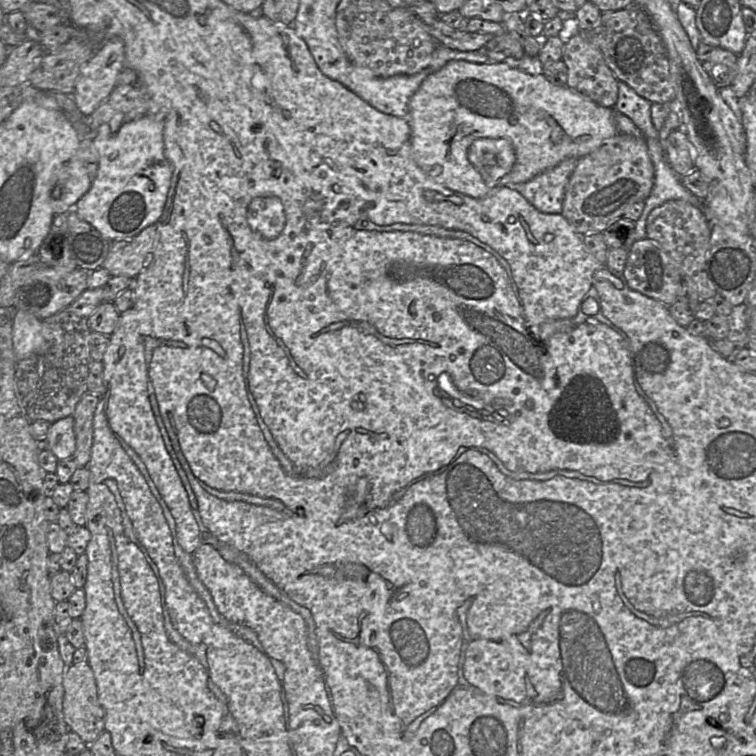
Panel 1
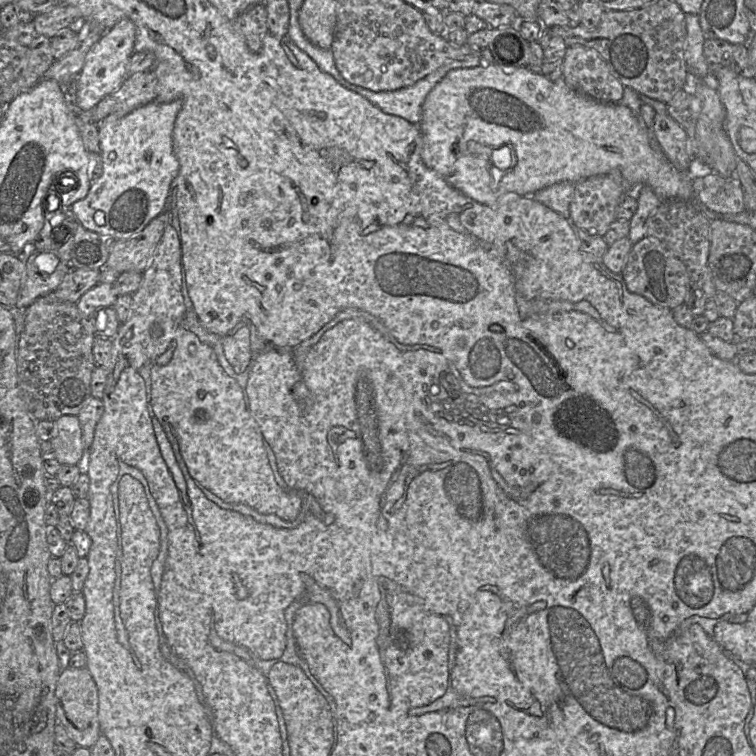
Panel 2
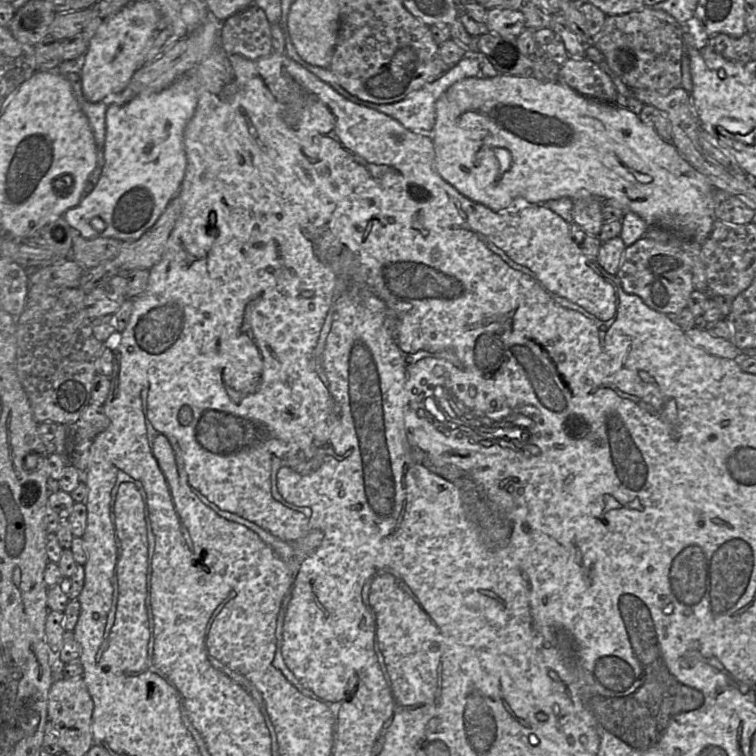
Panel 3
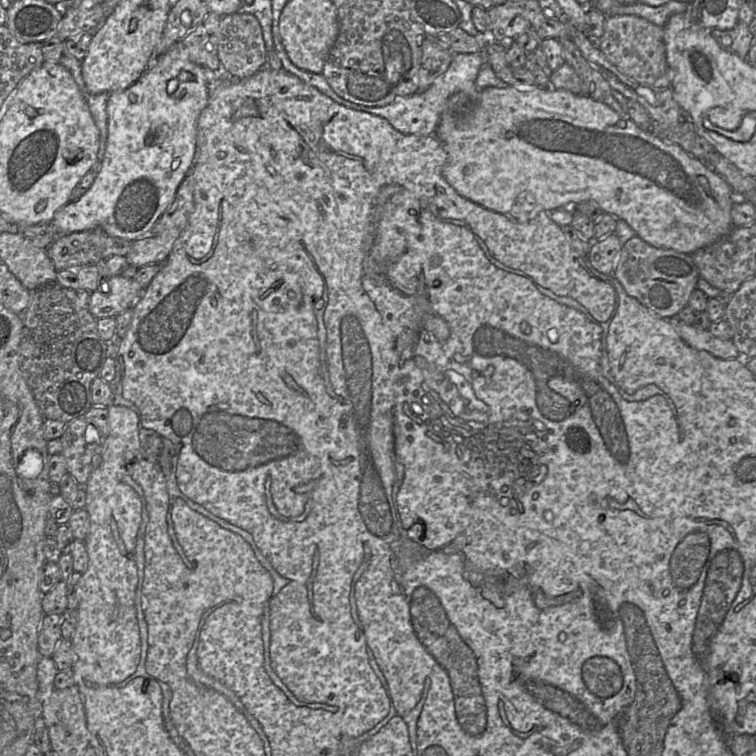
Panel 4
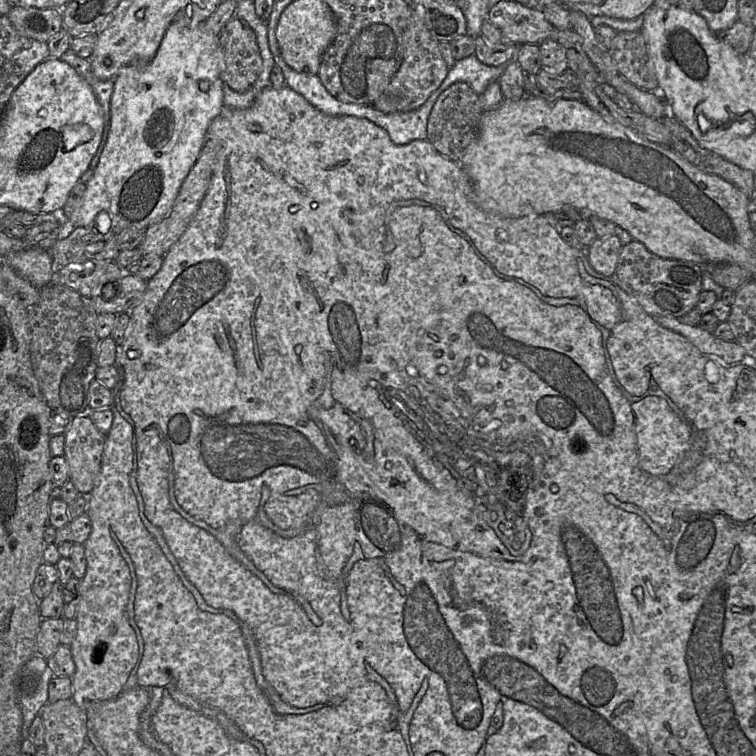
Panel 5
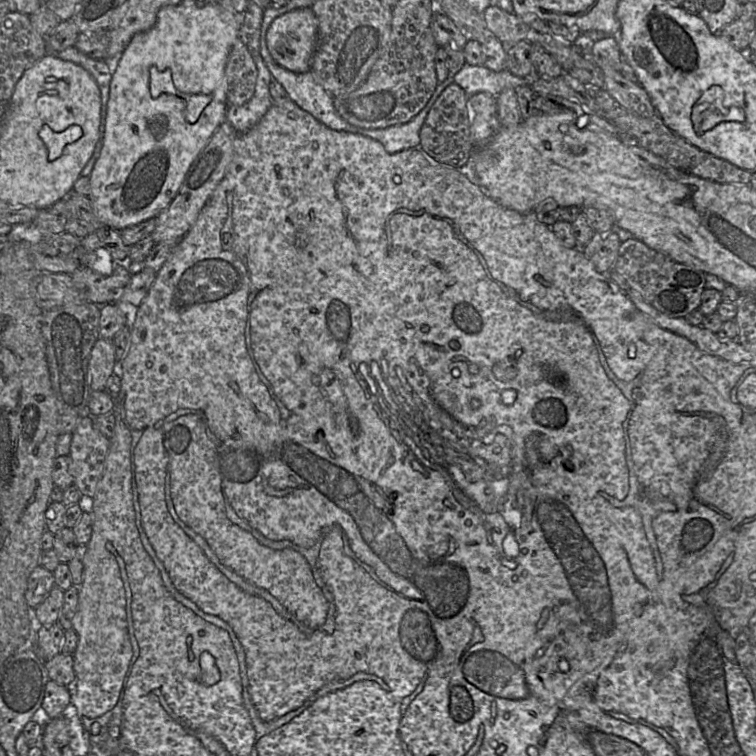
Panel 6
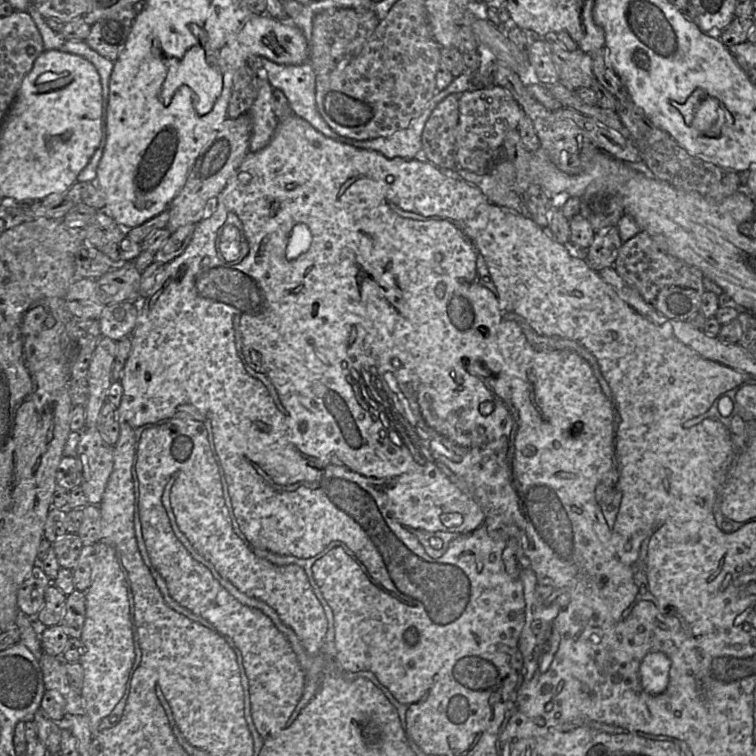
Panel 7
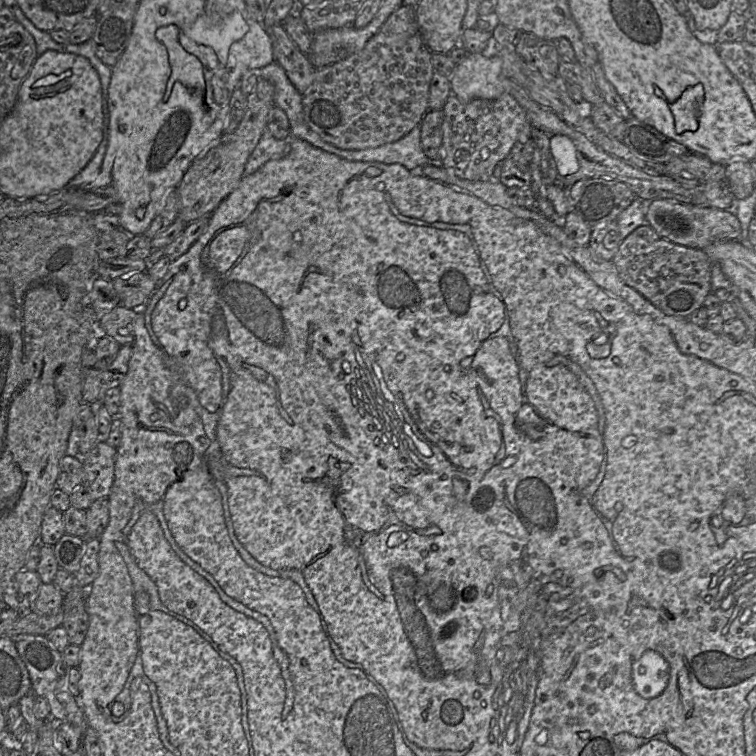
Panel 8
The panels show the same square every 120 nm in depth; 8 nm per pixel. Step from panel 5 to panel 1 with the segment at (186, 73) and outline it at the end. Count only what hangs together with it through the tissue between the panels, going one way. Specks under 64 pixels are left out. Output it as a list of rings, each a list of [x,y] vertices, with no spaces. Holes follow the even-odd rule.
[[[159,112],[124,123],[116,133],[110,132],[108,124],[102,124],[92,133],[98,152],[98,171],[90,189],[78,200],[74,209],[82,220],[109,241],[131,238],[147,226],[156,224],[162,215],[173,174],[173,165],[165,155],[164,124],[165,115]]]

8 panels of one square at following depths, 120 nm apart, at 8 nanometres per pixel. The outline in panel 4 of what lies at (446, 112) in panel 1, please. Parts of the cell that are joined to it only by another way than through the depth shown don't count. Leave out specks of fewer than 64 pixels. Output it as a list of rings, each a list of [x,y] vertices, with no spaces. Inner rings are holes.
[[[507,85],[487,87],[478,93],[476,101],[467,109],[465,114],[450,116],[449,113],[444,113],[434,135],[441,142],[448,157],[443,168],[443,176],[463,198],[500,214],[510,213],[513,207],[517,205],[519,196],[524,192],[530,193],[544,211],[594,201],[603,212],[626,221],[635,231],[636,236],[657,248],[692,254],[696,250],[712,244],[734,228],[731,218],[733,204],[746,201],[740,195],[734,194],[722,176],[711,169],[704,161],[684,151],[679,145],[668,143],[650,131],[645,131],[630,118],[628,120],[623,119],[607,104],[594,100],[585,94],[574,94],[569,90],[540,86],[523,87],[523,89]]]

